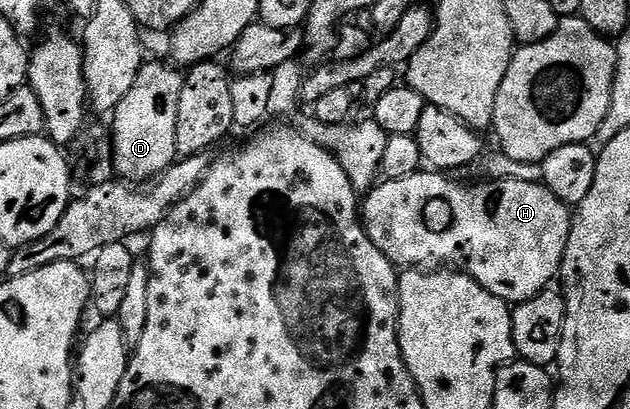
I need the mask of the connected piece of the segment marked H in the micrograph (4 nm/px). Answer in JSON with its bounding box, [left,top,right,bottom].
[363,170,573,306]

